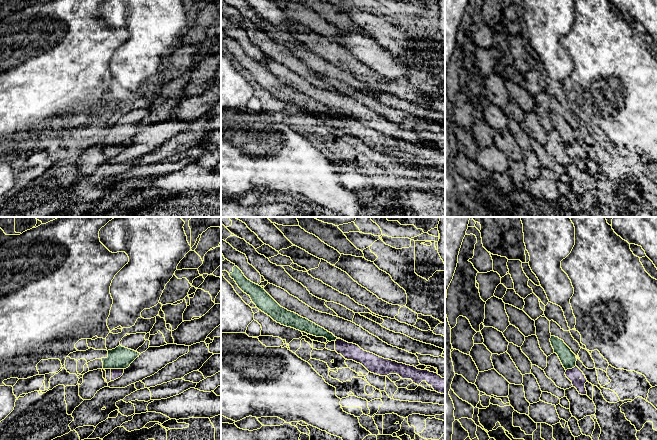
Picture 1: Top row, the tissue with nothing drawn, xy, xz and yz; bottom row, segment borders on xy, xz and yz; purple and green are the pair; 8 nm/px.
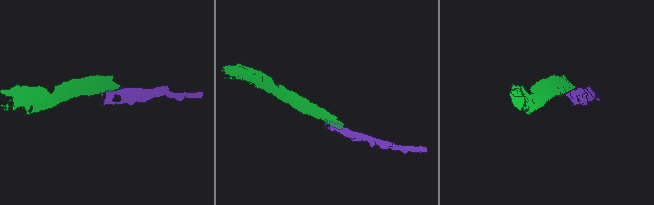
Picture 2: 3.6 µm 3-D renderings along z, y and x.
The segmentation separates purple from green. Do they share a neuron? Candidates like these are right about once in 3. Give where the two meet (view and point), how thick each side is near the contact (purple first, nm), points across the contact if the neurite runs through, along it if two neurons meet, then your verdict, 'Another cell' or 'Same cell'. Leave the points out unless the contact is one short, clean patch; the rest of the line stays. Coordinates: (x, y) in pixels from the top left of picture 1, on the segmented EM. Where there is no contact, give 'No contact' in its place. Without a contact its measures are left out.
Touches purple at xy (117, 369). Thickness 80 nm (purple) against 180 nm. Boundary: xy (111, 368), (123, 369). Another cell

